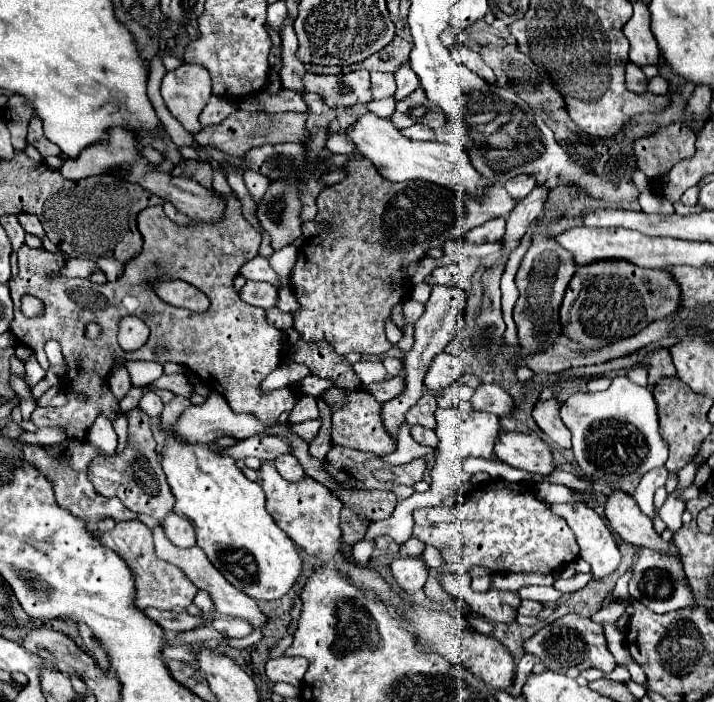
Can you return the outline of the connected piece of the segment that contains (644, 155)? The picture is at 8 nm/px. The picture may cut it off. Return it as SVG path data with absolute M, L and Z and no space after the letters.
M677 119L671 125L671 131L657 131L651 139L641 139L635 145L639 169L649 179L667 175L677 161L691 157L693 153L695 133L683 125L683 119Z

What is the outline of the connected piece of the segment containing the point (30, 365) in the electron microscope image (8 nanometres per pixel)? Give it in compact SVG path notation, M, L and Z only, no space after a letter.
M34 353L31 355L31 357L29 357L24 367L26 372L25 381L27 385L29 385L29 387L32 389L39 381L45 377L46 371L41 368L36 360Z

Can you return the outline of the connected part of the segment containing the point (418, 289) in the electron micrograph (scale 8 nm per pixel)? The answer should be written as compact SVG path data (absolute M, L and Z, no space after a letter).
M419 283L419 285L415 285L415 289L413 289L413 299L415 301L419 301L419 303L425 303L427 299L429 299L429 295L431 295L431 285L429 283Z

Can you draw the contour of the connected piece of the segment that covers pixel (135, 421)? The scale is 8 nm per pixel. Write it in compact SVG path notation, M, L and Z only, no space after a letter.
M131 409L123 413L129 421L129 437L127 447L123 453L115 457L99 457L93 459L89 465L89 479L95 485L95 491L105 497L117 497L123 501L123 505L135 513L145 513L155 517L157 521L163 521L169 513L173 513L173 493L169 491L169 485L165 481L165 473L161 469L161 459L155 451L157 443L151 433L151 419L141 409Z

